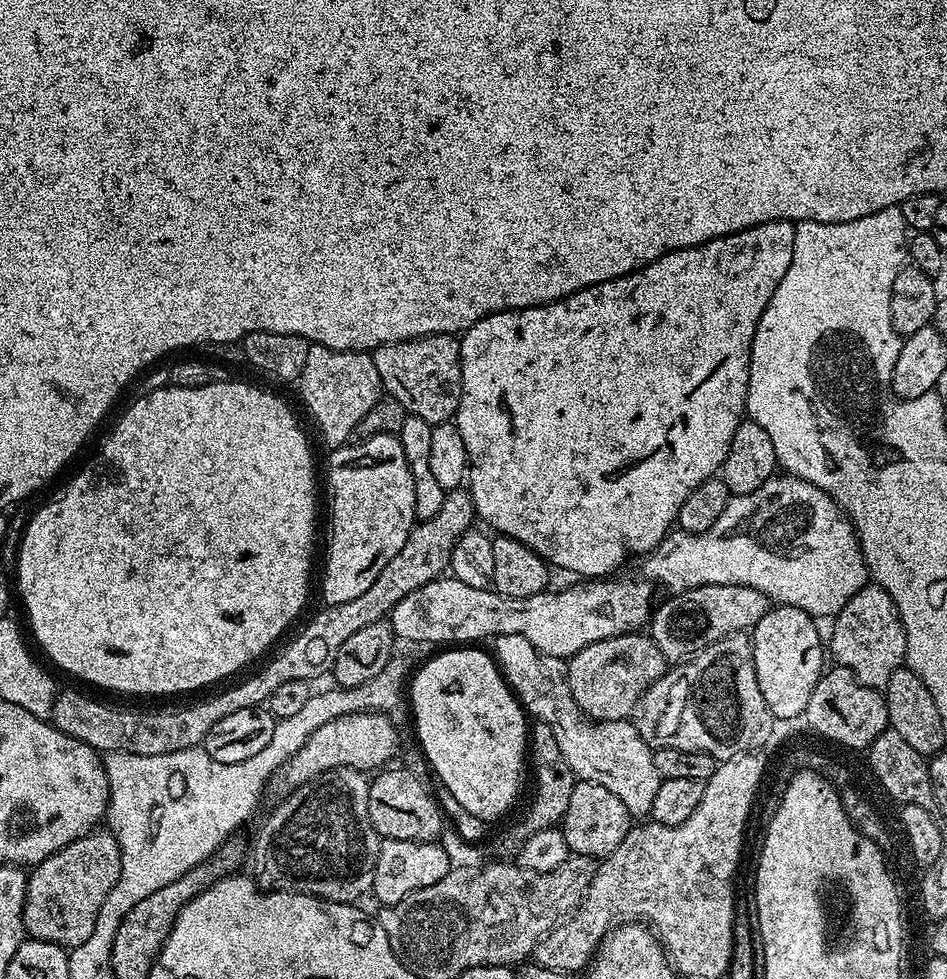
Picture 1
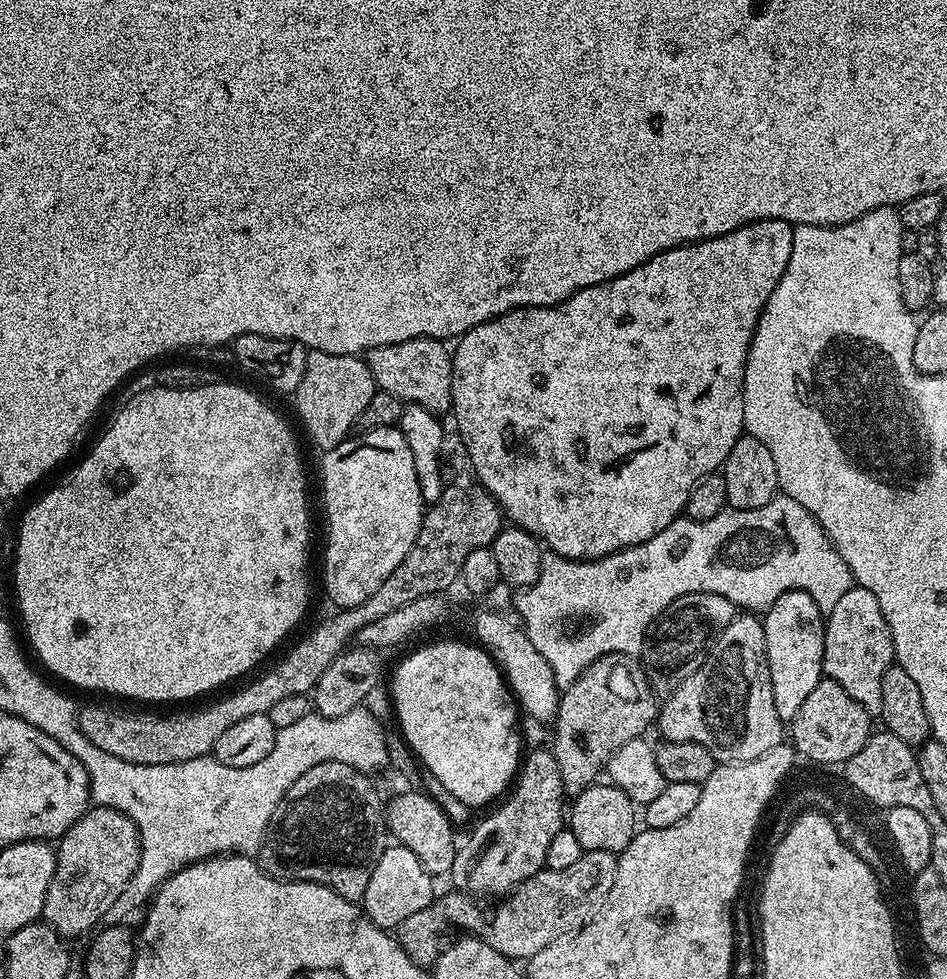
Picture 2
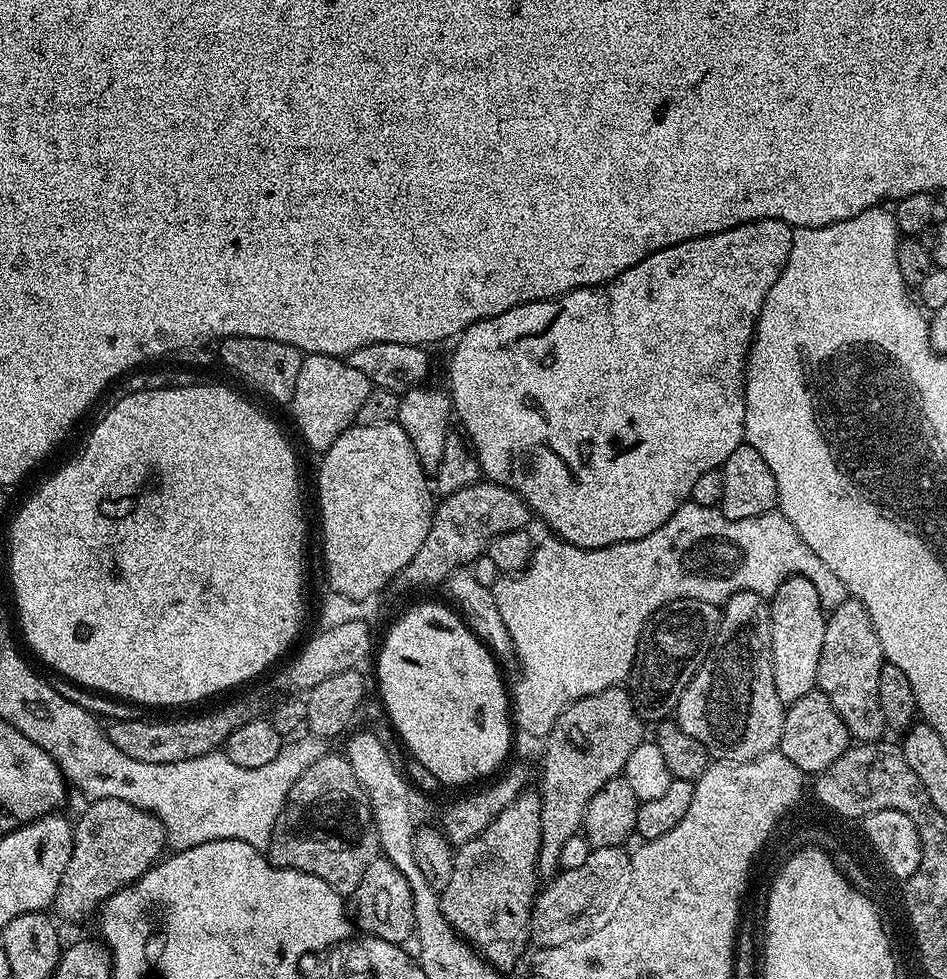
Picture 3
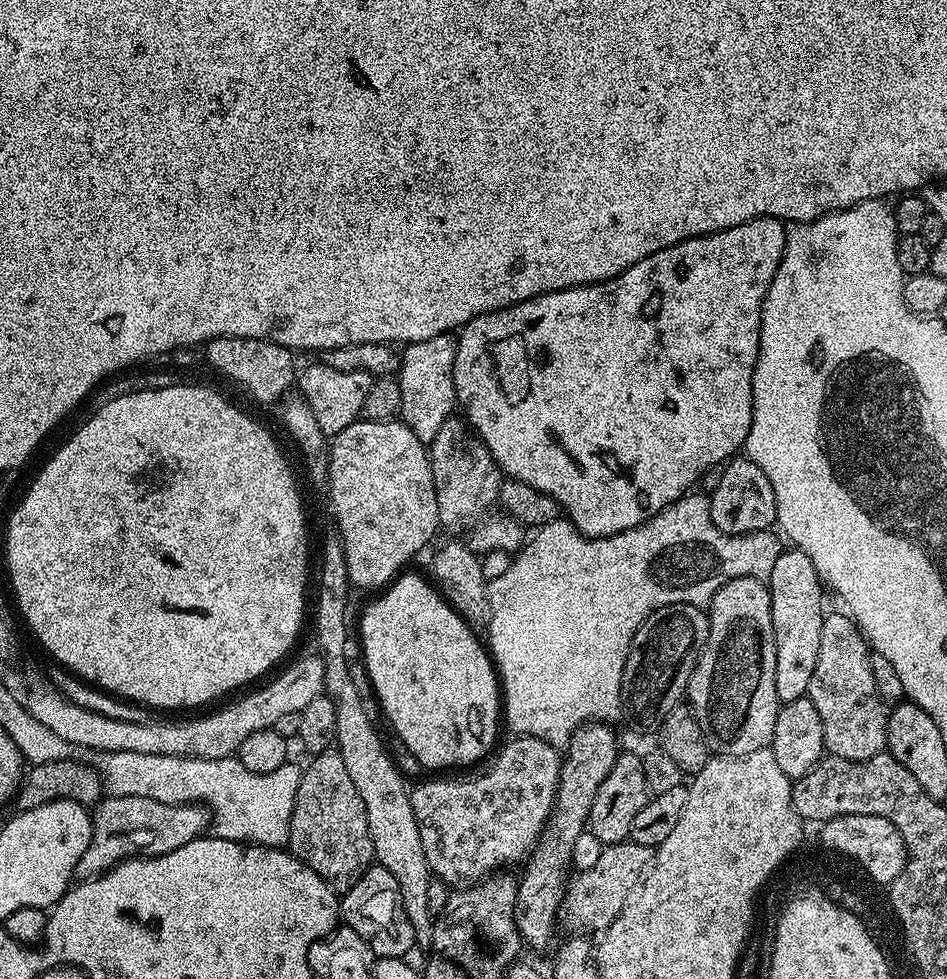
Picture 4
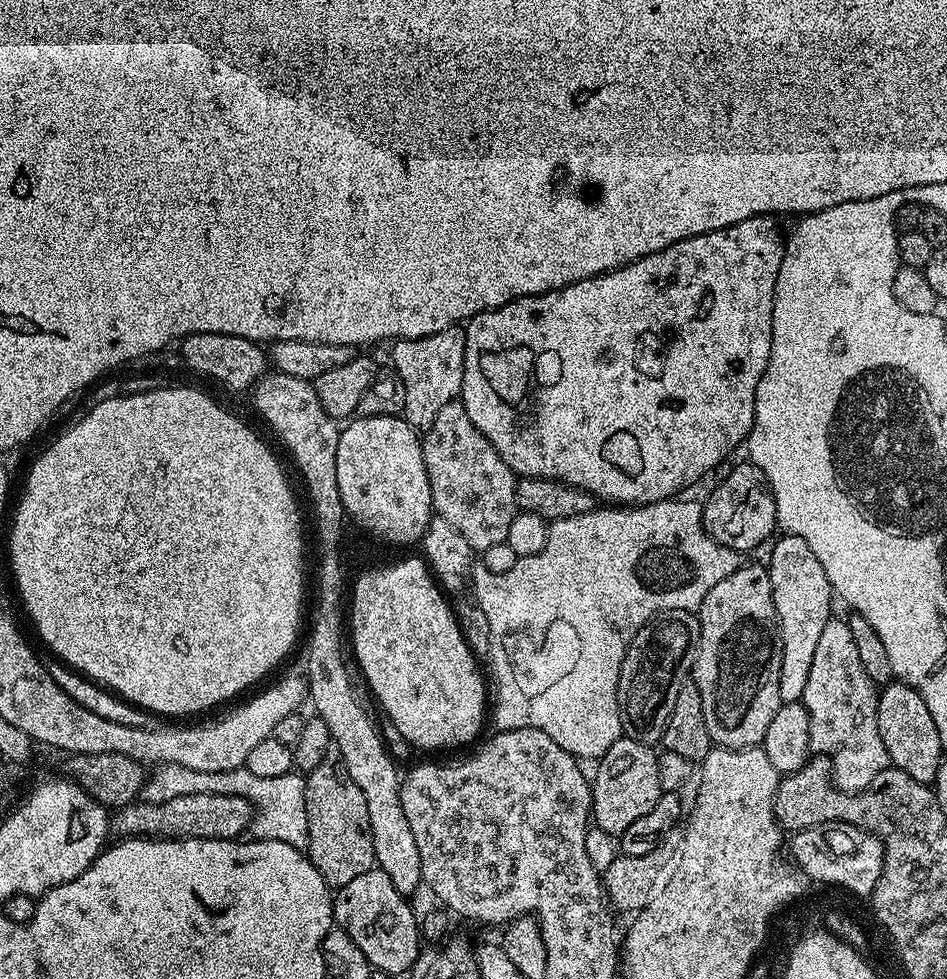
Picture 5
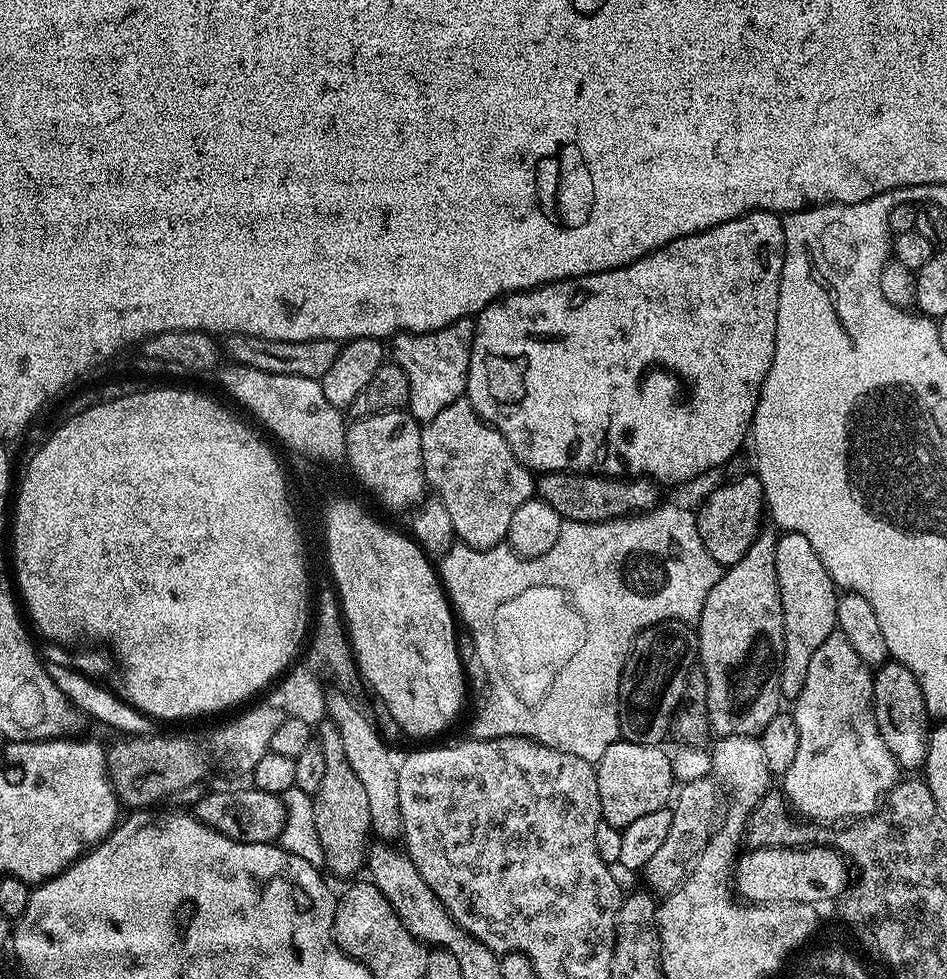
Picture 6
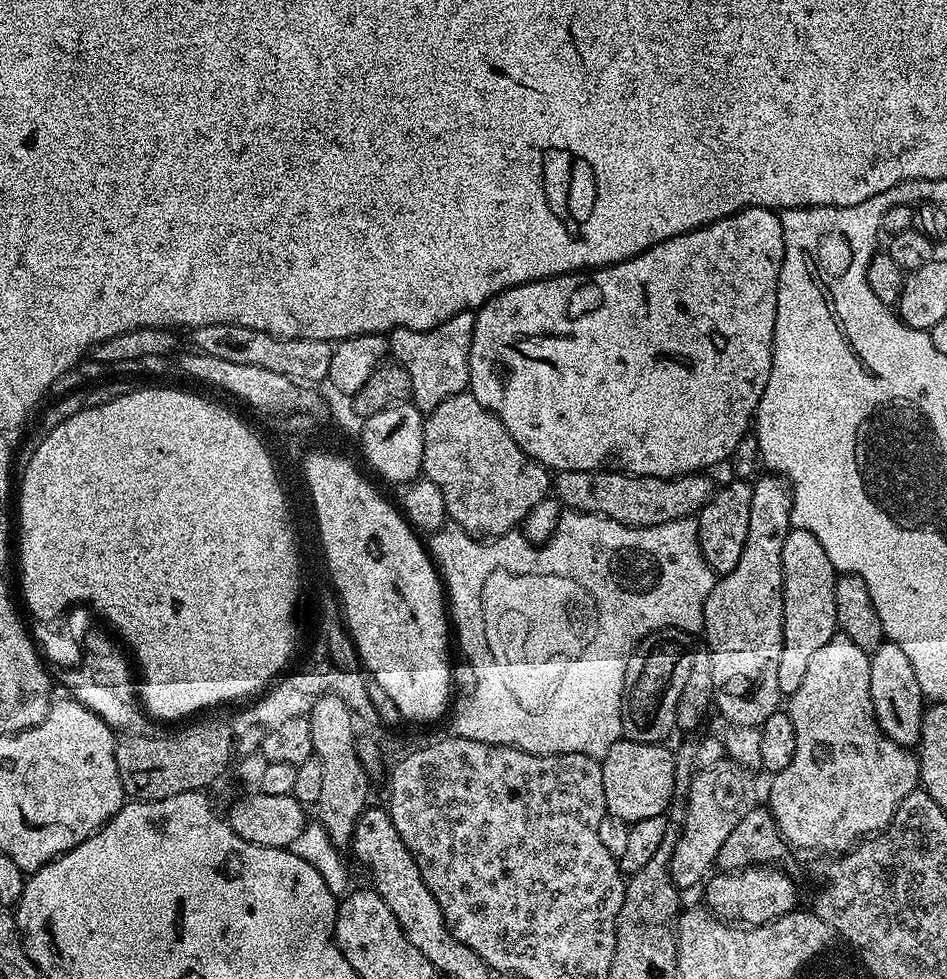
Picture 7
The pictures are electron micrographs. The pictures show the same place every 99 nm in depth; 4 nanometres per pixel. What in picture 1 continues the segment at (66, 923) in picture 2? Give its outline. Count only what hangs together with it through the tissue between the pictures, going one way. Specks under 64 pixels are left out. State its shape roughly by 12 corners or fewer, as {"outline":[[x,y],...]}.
{"outline":[[93,830],[27,873],[24,930],[82,946],[122,854]]}

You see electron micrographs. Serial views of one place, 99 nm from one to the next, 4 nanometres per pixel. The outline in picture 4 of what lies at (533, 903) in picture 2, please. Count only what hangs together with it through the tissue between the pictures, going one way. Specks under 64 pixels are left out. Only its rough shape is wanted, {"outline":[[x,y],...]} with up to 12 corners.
{"outline":[[607,845],[571,877],[568,934],[610,927],[636,895],[653,849]]}

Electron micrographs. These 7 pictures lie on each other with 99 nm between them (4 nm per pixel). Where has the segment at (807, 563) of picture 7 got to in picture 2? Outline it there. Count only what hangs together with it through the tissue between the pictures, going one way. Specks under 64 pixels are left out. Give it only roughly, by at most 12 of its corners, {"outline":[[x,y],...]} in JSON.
{"outline":[[802,590],[762,616],[781,720],[824,676],[825,613]]}

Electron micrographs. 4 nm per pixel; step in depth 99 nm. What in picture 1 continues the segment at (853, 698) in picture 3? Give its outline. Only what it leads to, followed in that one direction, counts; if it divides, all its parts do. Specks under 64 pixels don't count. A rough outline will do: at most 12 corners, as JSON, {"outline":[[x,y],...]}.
{"outline":[[869,583],[831,621],[837,665],[883,690],[905,663],[896,604]]}

